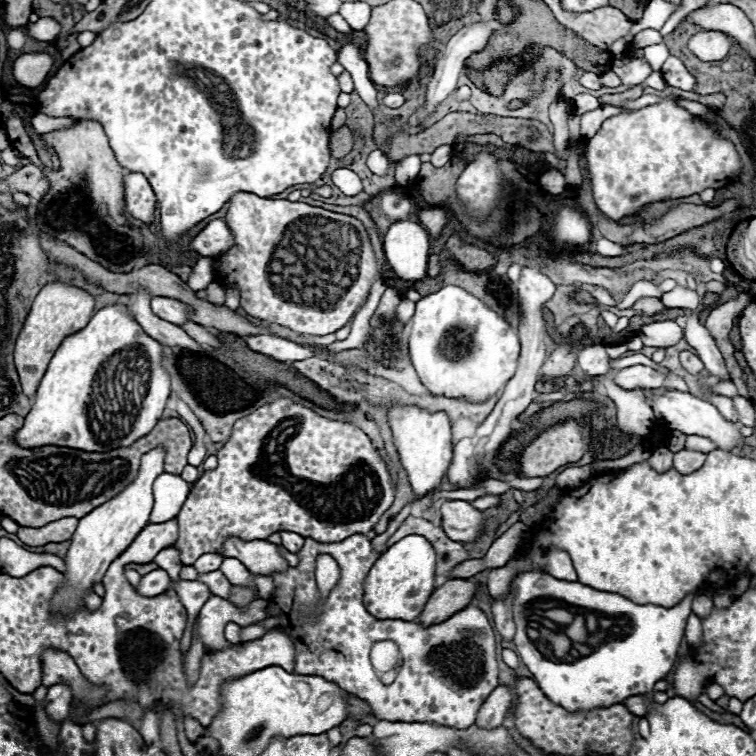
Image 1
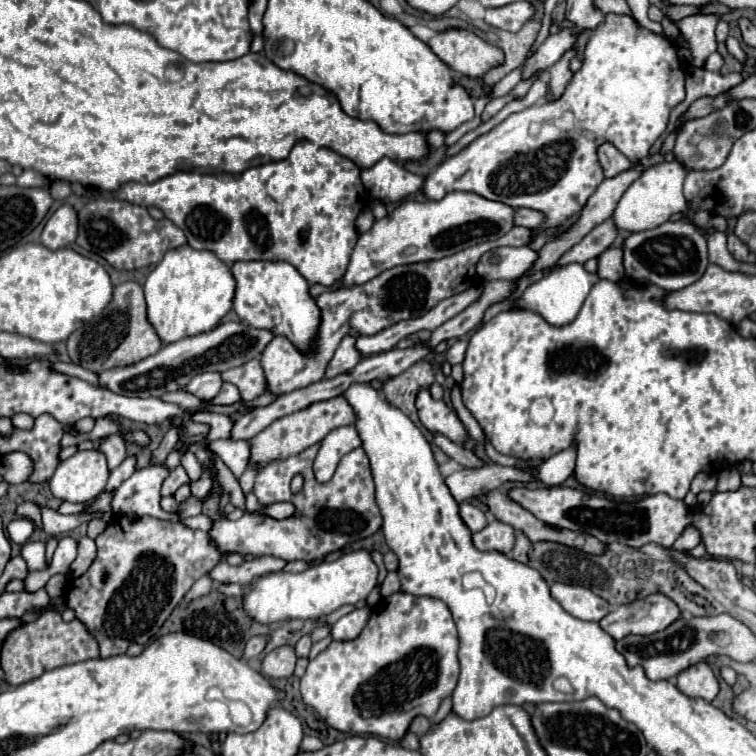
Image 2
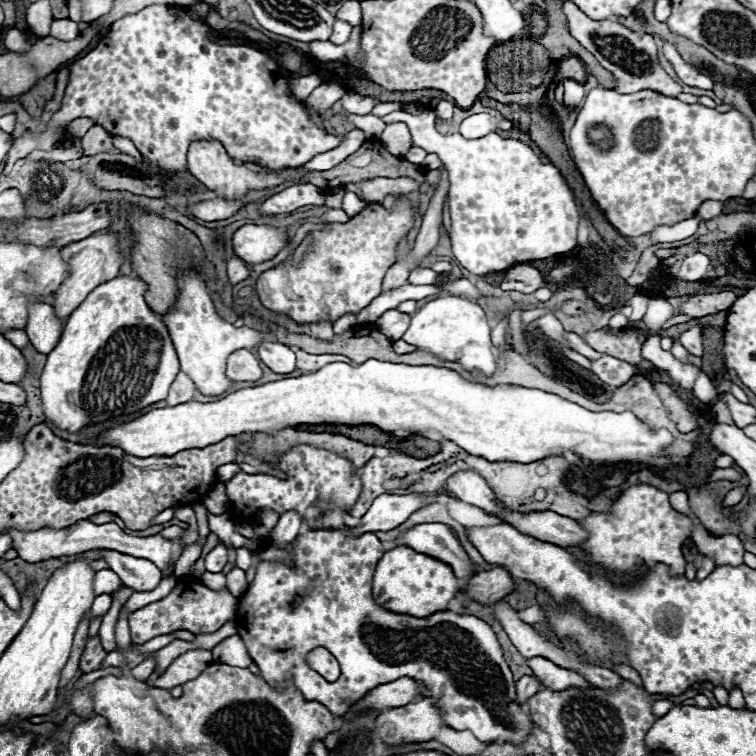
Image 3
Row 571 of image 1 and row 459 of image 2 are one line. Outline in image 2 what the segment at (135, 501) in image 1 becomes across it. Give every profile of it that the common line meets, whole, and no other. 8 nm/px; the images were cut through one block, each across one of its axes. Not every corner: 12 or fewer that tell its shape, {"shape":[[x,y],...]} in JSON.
{"shape":[[78,450],[58,464],[50,490],[86,502],[104,490],[106,456]]}

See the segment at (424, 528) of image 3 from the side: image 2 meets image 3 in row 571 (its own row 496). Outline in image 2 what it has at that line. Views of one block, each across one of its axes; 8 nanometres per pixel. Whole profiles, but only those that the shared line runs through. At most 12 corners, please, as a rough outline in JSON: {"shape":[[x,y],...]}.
{"shape":[[500,464],[460,468],[444,482],[456,502],[494,492],[506,480],[528,472]]}

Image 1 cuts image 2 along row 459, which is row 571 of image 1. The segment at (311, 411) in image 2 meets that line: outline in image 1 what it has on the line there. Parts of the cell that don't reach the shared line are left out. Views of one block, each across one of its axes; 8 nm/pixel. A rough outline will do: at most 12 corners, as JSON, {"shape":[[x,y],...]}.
{"shape":[[266,540],[224,542],[224,554],[238,558],[252,574],[286,572],[282,546]]}

